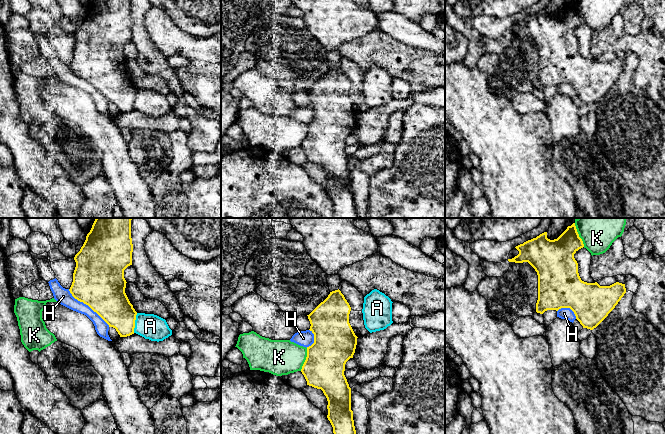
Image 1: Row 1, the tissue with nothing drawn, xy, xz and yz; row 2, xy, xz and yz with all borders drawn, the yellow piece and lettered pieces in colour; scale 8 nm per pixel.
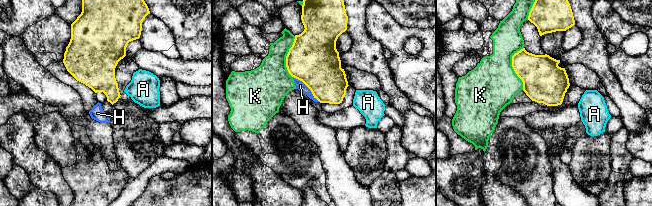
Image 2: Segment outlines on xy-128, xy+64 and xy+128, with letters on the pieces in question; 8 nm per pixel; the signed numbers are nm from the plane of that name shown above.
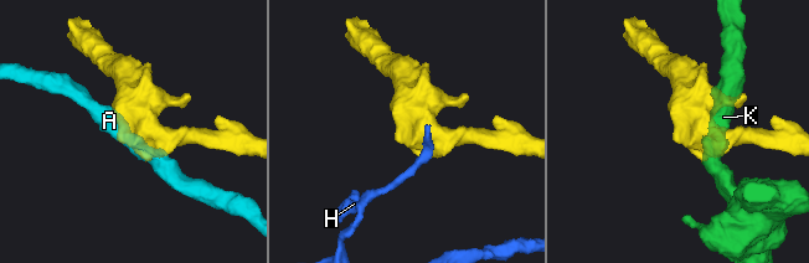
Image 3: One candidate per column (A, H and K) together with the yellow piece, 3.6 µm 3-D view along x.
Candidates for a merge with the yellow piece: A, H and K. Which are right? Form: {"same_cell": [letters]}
{"same_cell": []}

